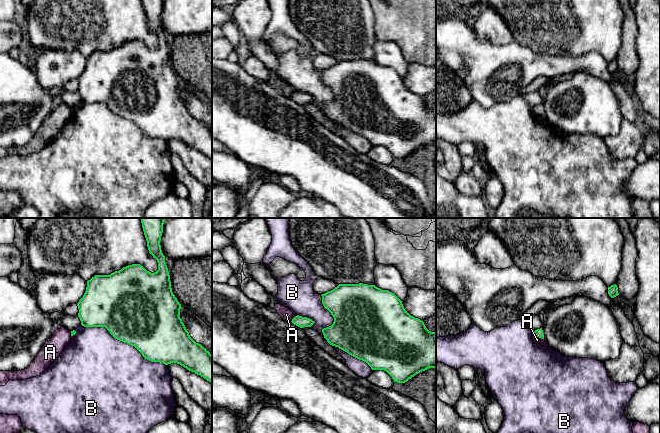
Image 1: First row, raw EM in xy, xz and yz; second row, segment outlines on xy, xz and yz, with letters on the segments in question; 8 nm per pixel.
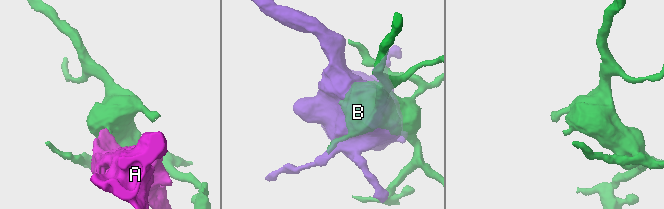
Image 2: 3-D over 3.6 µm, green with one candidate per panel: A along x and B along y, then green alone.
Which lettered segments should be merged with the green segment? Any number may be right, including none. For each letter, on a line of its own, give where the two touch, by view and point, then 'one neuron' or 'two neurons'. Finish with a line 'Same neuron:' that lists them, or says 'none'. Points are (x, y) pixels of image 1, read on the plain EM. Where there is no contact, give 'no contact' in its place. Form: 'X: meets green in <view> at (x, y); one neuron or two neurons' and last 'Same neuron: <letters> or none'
A: meets green in yz at (538, 112); two neurons
B: meets green in xy at (123, 117); two neurons
Same neuron: none

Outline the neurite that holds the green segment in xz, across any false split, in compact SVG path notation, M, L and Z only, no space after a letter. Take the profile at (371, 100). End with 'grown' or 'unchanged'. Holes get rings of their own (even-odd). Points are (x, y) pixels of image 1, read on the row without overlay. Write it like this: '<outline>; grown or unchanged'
M359 59L339 60L321 72L324 84L334 94L331 102L322 105L330 121L366 138L372 146L386 147L397 159L405 159L422 147L436 144L436 107L429 107L422 96L411 92L394 69L375 61Z; unchanged

